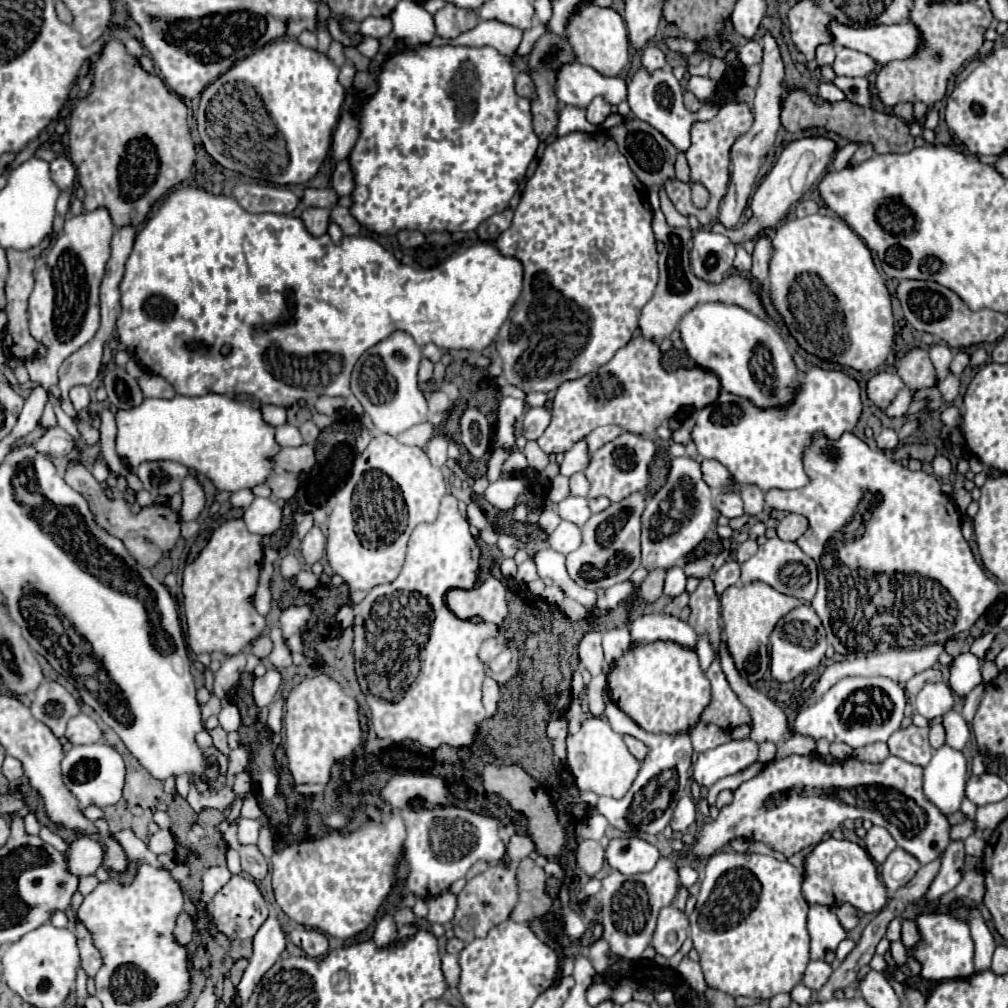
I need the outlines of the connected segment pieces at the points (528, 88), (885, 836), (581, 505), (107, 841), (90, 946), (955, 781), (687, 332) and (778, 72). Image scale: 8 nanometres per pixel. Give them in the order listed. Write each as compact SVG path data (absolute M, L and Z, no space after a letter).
M518 72L516 74L516 90L518 90L518 94L522 94L528 100L530 98L536 100L536 86L534 86L532 78L526 72Z
M872 826L864 838L864 846L868 850L868 854L878 862L882 864L886 860L886 856L896 848L896 842L894 838L890 836L890 832L882 826Z
M568 496L562 502L558 502L558 514L560 514L560 518L564 518L568 522L584 526L592 512L588 508L588 500L586 498L582 498L582 496Z
M108 834L104 838L104 868L110 870L110 874L124 874L130 866L130 858L120 846L120 842Z
M76 920L76 938L78 938L82 966L84 966L84 970L86 970L88 976L94 976L100 970L100 966L102 966L102 954L94 946L92 934L84 928L84 924L80 920Z
M948 744L934 750L930 764L924 768L924 794L934 802L942 814L958 810L964 798L966 758Z
M724 302L696 304L680 320L680 338L690 358L720 378L726 392L750 398L758 406L780 406L790 402L790 390L798 382L792 354L778 330L752 312Z
M766 32L762 36L762 48L764 48L764 60L762 60L762 74L760 74L760 86L754 98L754 124L748 130L748 134L740 136L734 144L732 144L732 164L734 164L734 172L730 178L730 186L728 186L728 196L724 206L720 208L720 222L728 228L734 228L738 218L742 216L744 208L746 208L746 200L752 194L752 184L754 178L770 150L770 146L774 144L776 132L780 128L780 96L782 96L782 84L784 84L784 64L782 64L782 56L780 56L780 48L776 38Z

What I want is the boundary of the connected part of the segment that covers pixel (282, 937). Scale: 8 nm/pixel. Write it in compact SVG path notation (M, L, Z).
M270 916L254 936L254 954L238 984L238 994L240 994L242 1002L248 1000L248 996L252 994L252 990L256 988L256 984L264 976L264 972L286 950L286 944L288 944L288 934L286 934L284 924L276 916Z

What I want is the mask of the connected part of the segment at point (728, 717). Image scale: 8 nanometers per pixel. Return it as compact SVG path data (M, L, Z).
M718 658L712 662L712 666L706 670L706 676L712 684L712 702L702 712L702 722L712 722L728 732L734 728L740 728L744 724L752 726L752 716L748 708L738 700L738 696L730 690Z

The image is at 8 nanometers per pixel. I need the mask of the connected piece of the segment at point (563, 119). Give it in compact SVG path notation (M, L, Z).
M564 106L558 116L558 136L570 134L570 132L596 132L600 126L590 124L586 120L586 108L578 106Z

